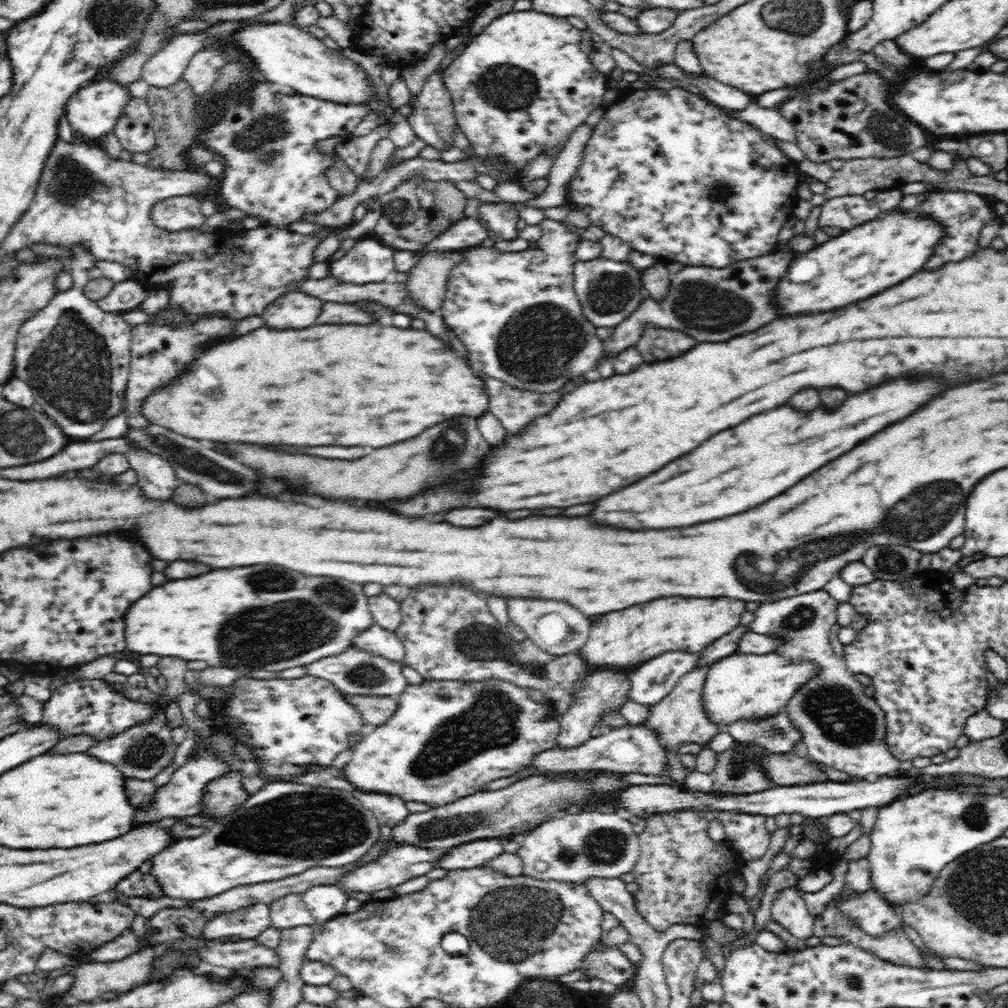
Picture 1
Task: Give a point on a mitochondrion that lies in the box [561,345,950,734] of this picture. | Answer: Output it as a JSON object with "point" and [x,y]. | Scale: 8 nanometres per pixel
{"point":[803,616]}

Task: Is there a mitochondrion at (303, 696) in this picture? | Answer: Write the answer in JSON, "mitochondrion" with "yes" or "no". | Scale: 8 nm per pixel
{"mitochondrion":"no"}

